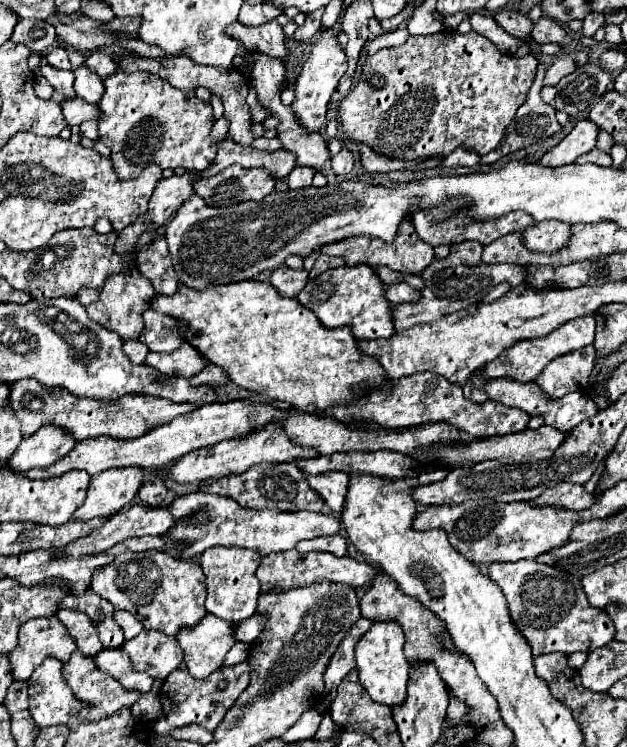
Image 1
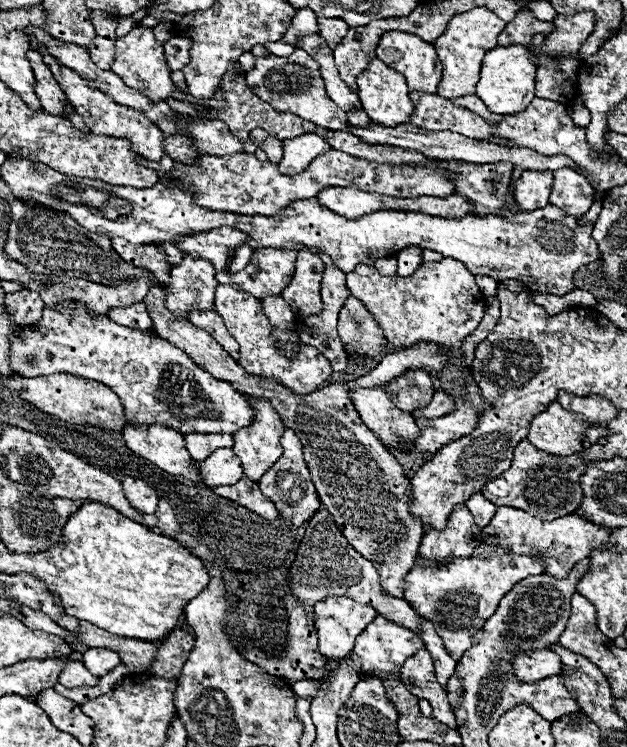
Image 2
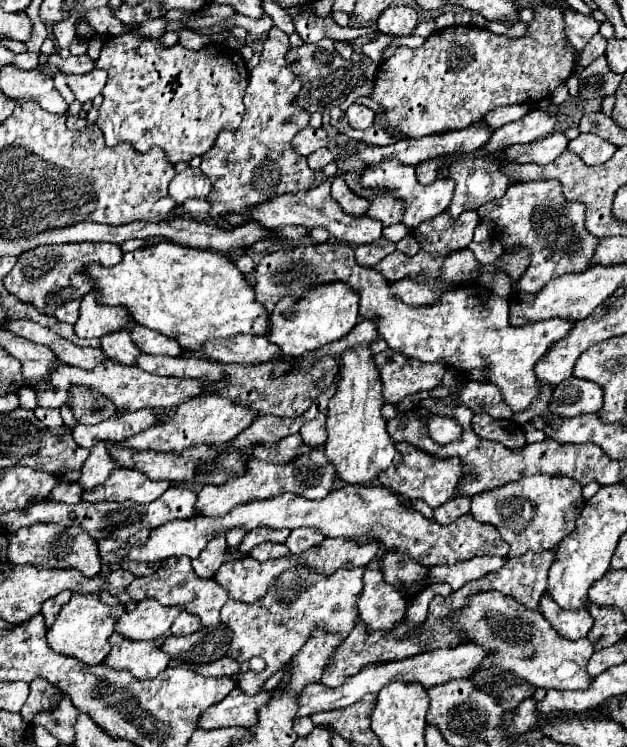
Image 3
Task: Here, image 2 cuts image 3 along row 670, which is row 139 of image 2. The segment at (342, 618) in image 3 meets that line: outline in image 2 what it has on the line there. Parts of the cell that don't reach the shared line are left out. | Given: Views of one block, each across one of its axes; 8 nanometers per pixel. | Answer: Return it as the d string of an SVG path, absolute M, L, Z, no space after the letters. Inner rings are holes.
M266 136L262 140L262 150L266 152L266 158L272 162L272 164L278 164L280 158L282 158L282 142L276 140L274 136Z

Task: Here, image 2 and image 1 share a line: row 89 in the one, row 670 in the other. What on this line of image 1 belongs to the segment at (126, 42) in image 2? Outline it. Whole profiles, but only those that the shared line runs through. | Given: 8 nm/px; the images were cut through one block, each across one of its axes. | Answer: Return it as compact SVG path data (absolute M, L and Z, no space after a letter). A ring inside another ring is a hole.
M142 630L136 638L126 640L120 650L128 654L134 670L146 672L154 680L164 680L184 658L176 638L158 630Z

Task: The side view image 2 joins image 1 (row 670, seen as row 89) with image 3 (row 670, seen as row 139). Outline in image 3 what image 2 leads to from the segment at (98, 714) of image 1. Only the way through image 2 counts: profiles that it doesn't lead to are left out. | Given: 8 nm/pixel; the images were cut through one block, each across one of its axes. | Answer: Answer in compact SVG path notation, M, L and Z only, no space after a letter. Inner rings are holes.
M112 634L110 646L112 650L102 664L116 670L130 670L138 680L156 678L170 662L170 658L158 650L156 642L130 642L120 634Z

